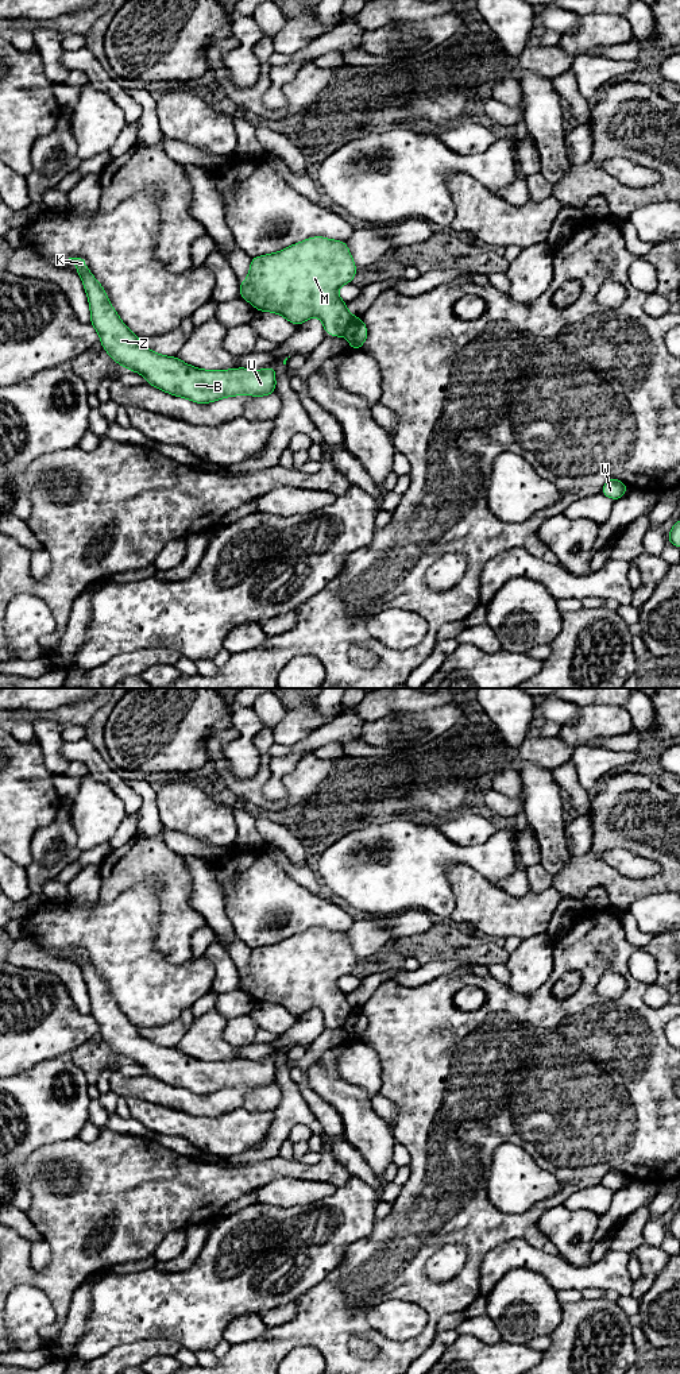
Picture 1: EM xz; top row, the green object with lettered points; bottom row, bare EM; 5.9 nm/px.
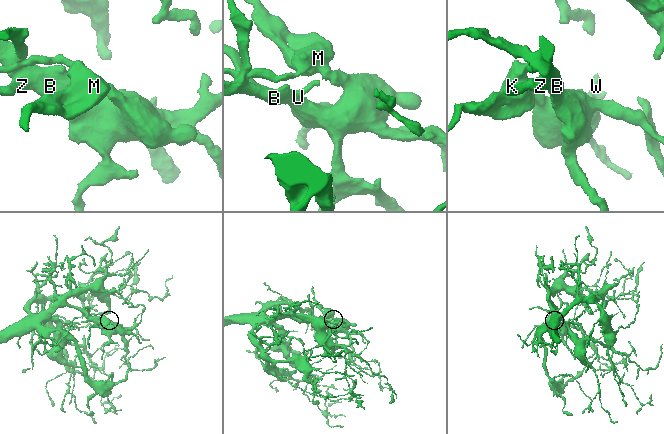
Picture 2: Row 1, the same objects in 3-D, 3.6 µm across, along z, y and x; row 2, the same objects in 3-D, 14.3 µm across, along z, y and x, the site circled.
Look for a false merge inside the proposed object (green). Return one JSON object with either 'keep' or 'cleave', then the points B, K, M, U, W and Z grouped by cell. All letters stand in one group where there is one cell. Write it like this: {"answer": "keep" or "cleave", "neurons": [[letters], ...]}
{"answer": "cleave", "neurons": [["B", "K", "U", "W", "Z"], ["M"]]}

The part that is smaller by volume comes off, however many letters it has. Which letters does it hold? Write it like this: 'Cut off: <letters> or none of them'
Cut off: M

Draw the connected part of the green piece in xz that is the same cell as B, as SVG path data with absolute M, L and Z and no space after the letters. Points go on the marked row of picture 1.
M69 258L77 265L90 306L90 324L100 333L108 355L127 370L143 375L148 385L196 404L209 404L224 397L250 394L263 397L277 390L275 366L262 371L251 368L200 370L177 356L159 355L139 343L109 304L108 296L81 258Z

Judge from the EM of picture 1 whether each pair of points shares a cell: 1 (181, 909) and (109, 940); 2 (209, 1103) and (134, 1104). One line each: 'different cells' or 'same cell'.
1: different cells
2: different cells

